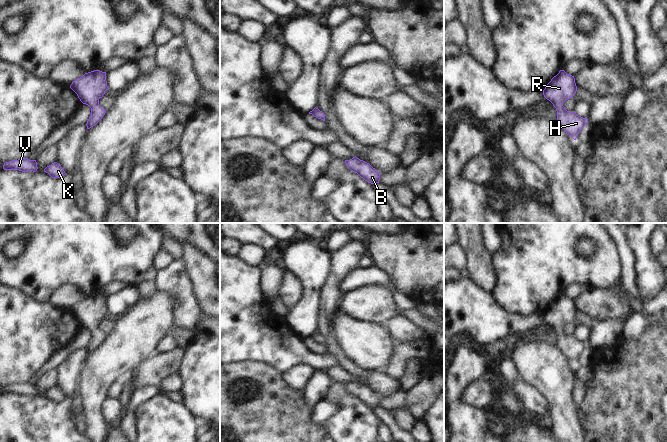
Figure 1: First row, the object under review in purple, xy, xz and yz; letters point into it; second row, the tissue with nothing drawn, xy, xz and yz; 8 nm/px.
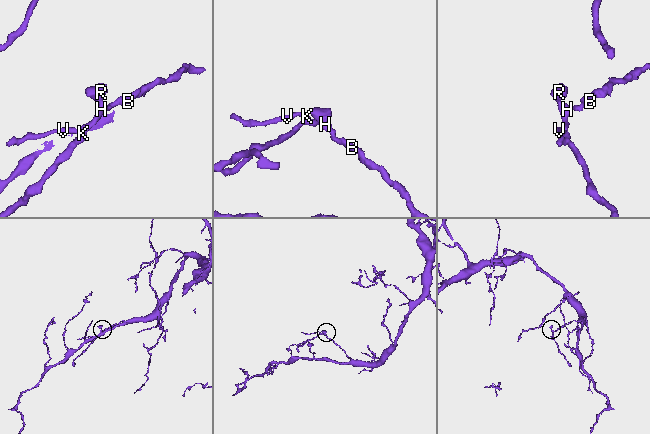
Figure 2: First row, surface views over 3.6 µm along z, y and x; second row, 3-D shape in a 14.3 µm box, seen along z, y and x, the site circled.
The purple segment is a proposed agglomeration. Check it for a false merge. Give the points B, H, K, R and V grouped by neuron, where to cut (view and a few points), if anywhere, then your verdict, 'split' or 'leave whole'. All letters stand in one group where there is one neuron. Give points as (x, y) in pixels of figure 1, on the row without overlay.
B H K R V | no cut | leave whole

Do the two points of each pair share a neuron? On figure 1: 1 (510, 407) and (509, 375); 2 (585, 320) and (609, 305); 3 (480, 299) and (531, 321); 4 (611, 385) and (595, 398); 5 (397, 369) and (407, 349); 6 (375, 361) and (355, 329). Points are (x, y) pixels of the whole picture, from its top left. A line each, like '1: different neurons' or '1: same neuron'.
1: same neuron
2: different neurons
3: same neuron
4: same neuron
5: same neuron
6: same neuron

